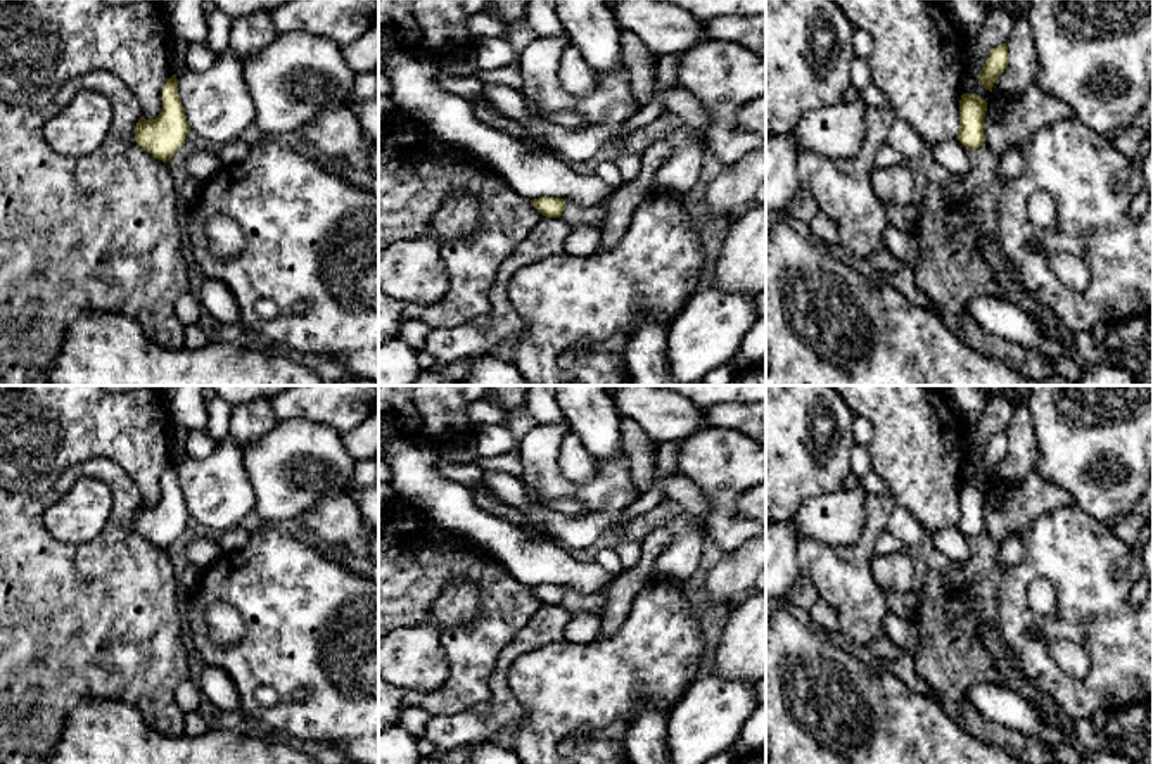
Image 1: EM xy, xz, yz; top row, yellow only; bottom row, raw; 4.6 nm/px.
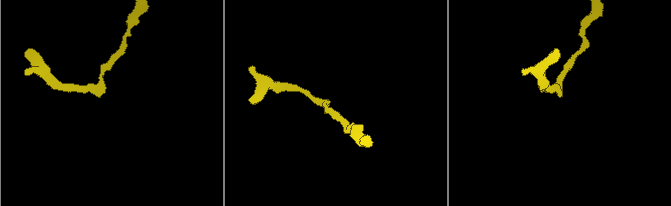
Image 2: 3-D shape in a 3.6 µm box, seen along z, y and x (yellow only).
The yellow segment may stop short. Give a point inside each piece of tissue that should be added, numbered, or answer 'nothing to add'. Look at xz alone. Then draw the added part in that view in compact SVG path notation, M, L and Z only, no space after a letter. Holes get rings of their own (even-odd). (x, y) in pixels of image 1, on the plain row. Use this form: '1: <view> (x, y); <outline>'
nothing to add

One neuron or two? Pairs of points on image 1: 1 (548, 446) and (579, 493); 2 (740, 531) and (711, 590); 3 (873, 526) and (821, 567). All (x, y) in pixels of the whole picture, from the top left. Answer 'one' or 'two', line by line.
1: one
2: two
3: one

